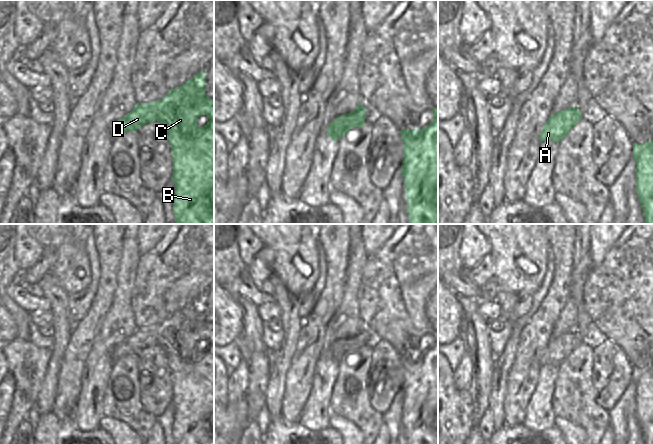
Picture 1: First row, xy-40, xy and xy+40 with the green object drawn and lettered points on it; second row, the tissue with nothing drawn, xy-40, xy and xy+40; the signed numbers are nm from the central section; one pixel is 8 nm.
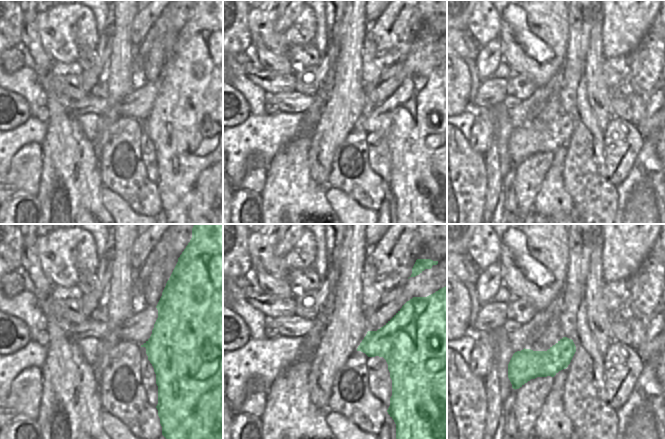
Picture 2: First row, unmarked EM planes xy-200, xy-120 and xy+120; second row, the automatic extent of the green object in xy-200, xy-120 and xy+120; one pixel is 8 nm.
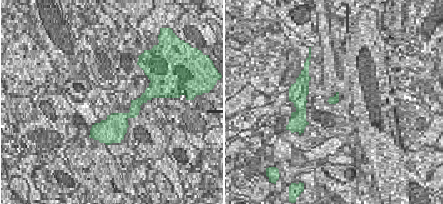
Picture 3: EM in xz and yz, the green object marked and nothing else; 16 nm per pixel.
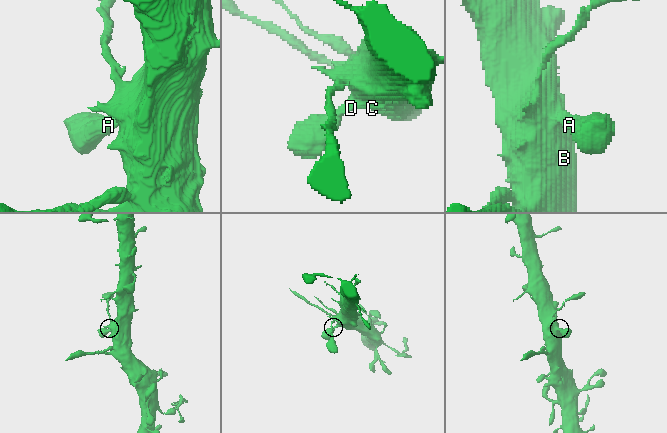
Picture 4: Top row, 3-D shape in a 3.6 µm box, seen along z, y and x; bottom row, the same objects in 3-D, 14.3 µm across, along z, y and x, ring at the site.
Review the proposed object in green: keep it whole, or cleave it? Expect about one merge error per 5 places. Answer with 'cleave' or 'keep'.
keep

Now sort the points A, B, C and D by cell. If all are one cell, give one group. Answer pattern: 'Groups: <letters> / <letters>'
Groups: A B C D

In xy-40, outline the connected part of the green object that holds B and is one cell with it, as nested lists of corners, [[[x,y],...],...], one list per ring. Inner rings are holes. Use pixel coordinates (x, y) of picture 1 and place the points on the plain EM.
[[[205,295],[194,299],[180,311],[169,313],[158,325],[137,327],[130,337],[113,348],[111,358],[115,362],[124,355],[137,355],[154,345],[165,350],[171,370],[175,444],[214,444],[214,323],[205,318]],[[200,339],[209,342],[204,351],[197,348]]]

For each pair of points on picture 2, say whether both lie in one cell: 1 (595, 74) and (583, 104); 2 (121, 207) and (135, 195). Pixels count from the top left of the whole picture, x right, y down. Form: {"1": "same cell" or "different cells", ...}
{"1": "different cells", "2": "different cells"}

